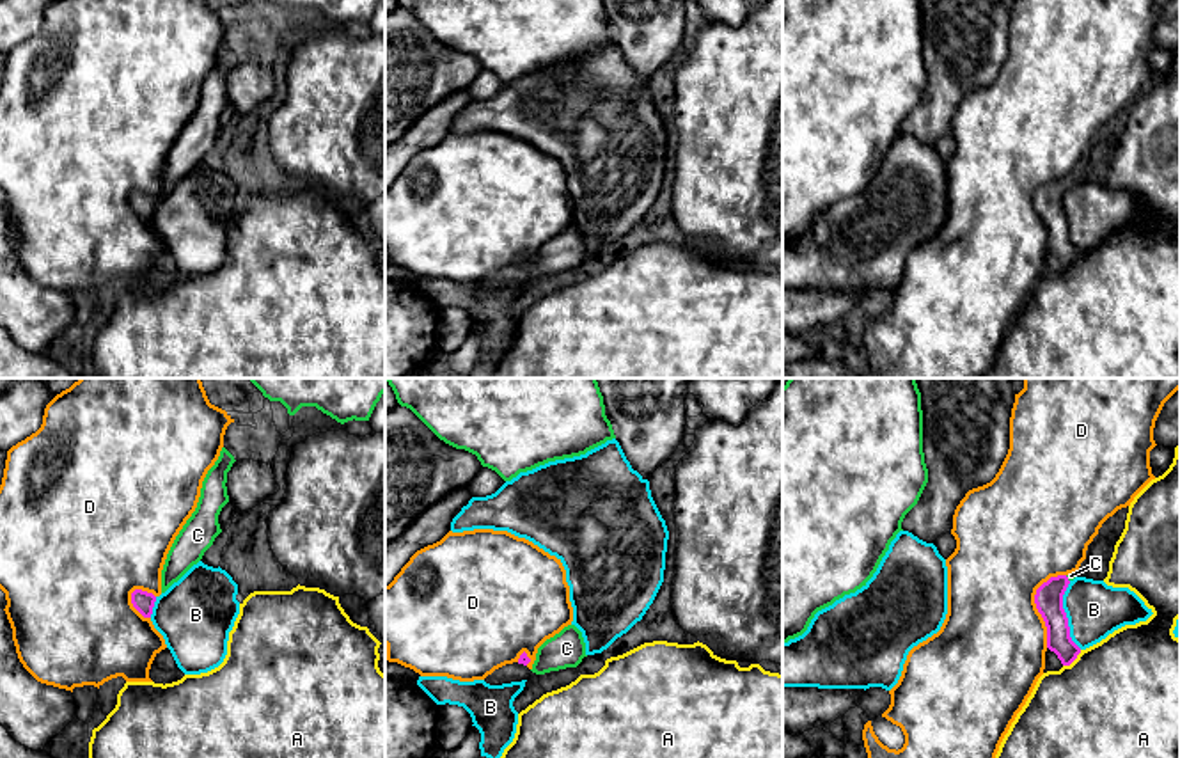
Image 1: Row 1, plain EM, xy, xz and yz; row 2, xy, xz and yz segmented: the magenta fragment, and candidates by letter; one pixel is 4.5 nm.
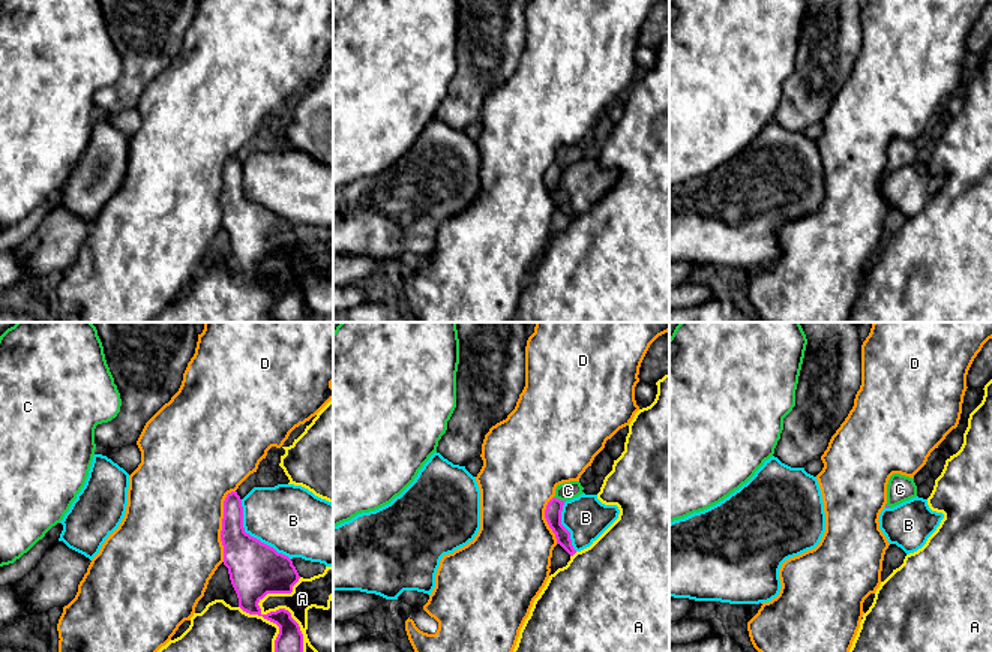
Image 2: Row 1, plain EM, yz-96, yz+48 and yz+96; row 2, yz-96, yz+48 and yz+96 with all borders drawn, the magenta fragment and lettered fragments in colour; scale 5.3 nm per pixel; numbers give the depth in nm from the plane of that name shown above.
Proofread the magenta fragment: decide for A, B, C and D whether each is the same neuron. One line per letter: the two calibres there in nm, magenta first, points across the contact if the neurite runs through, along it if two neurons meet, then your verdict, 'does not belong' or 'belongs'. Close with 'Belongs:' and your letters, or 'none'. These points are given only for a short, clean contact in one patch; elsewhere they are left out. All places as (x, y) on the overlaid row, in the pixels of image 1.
A: 110 nm thick on the magenta side, 500 nm on the other; does not belong
B: 130 nm thick on the magenta side, 260 nm on the other; does not belong
C: 130 nm thick on the magenta side, 30 nm on the other; runs through yz (1049, 597), (1067, 579), (1070, 576); belongs
D: 130 nm thick on the magenta side, 480 nm on the other; border along yz (1065, 574), (1049, 577), (1035, 595), (1047, 647); does not belong
Belongs: C

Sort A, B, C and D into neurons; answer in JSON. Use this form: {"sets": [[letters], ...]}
{"sets": [["A"], ["B"], ["C"], ["D"]]}

